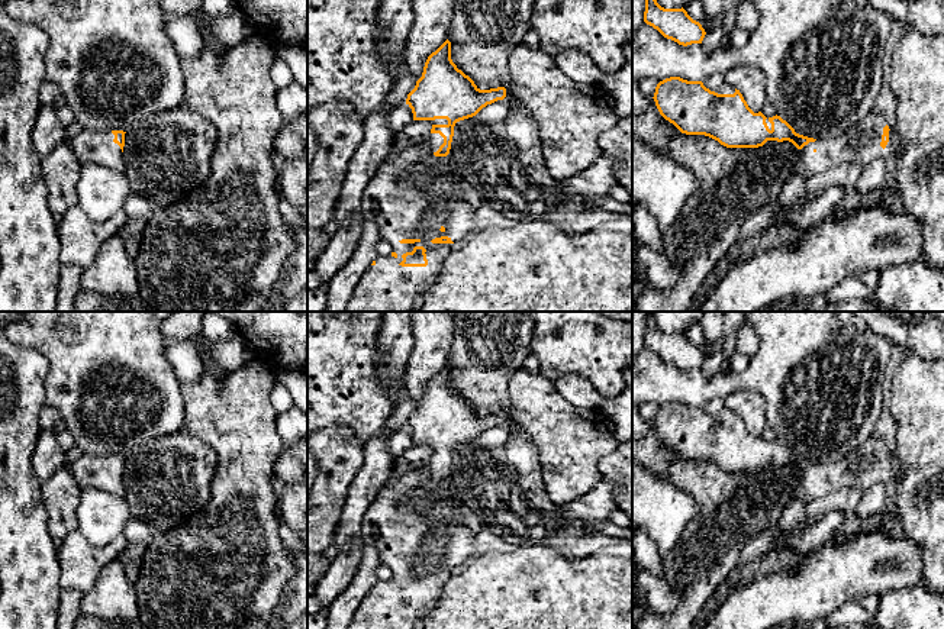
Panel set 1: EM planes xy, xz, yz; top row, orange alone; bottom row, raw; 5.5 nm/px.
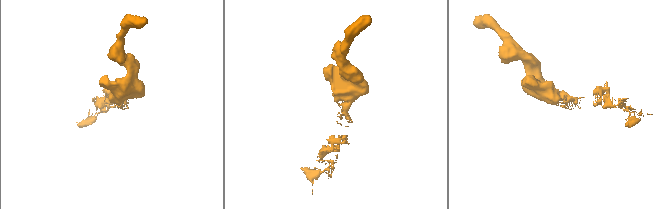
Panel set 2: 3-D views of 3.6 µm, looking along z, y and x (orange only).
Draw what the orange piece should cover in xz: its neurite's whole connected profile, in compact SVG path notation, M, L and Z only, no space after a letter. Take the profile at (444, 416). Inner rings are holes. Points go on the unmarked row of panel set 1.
M448 364L428 381L406 429L413 445L429 445L432 454L380 488L361 526L361 541L378 552L393 577L367 591L348 629L423 628L451 570L474 552L476 533L454 520L421 516L410 497L429 480L450 478L457 446L505 422L505 412L480 415L457 393Z

